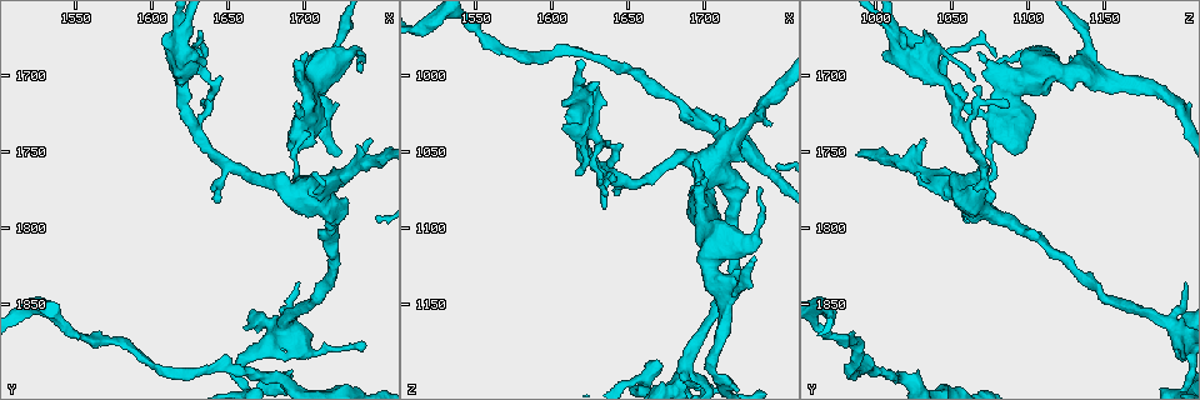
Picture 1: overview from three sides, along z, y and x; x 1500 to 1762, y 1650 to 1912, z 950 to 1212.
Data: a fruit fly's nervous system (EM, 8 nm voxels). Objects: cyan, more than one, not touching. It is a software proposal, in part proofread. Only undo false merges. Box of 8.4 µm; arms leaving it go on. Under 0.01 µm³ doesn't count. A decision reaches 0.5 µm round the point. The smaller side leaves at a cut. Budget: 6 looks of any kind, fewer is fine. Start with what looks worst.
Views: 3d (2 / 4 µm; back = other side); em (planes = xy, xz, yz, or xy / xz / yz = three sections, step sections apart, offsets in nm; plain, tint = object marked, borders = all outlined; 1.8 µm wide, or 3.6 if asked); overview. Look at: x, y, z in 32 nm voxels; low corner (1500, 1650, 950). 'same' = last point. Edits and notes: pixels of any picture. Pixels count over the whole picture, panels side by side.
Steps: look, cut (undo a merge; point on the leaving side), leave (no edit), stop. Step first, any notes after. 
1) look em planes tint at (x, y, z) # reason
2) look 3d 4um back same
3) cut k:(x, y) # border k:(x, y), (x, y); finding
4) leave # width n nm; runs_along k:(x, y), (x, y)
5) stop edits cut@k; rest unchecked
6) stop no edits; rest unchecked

look em planes tint at (1684, 1866, 1200) # sharp bend

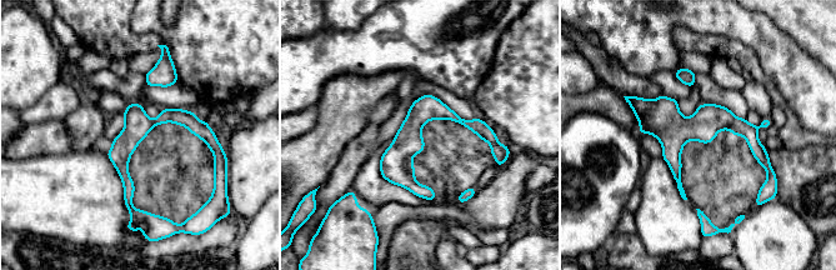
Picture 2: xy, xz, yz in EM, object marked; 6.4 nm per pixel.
leave # runs_along 2:(636, 100), (667, 124), (735, 124), (769, 168); one neuron here

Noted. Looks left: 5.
look 3d 2um at (1696, 1734, 1086) # a narrow waist

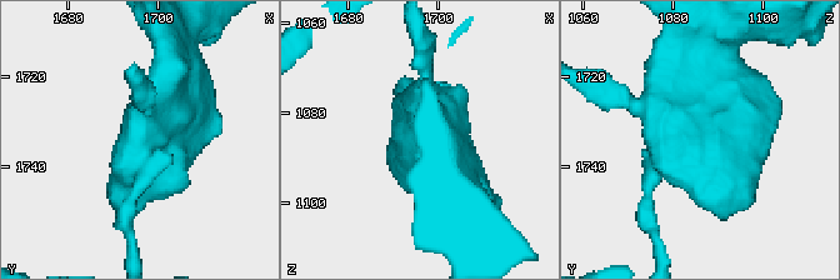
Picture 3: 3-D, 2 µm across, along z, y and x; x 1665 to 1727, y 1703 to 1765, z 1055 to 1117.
look em 3.6um planes plain at (1696, 1735, 1085)

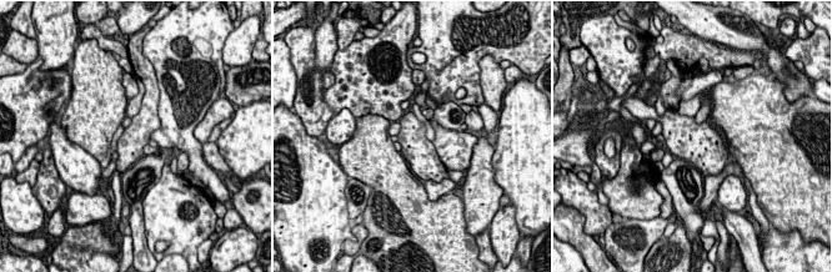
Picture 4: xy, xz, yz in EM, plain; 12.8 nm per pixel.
look em 3.6um planes tint same # with the object marked

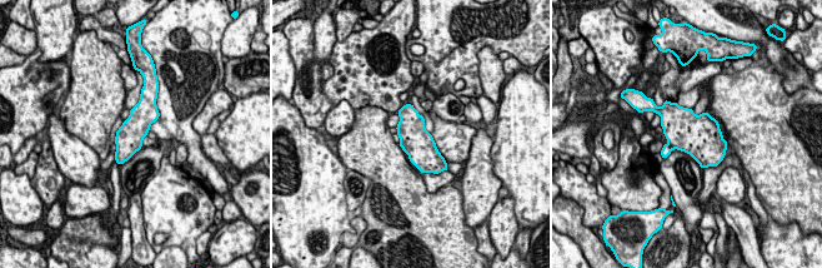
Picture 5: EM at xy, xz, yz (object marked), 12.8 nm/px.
cut 5:(683, 132) # a second neuron is stuck on

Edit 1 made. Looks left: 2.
look em xy step 4 tint at (1618, 1672, 1010) # three-way junction

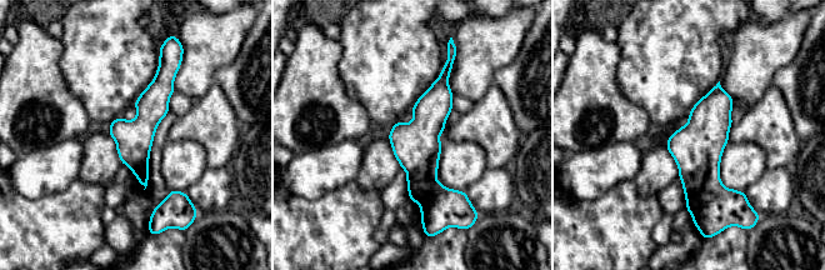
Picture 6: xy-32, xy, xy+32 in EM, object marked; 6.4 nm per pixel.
leave # width 240 nm; runs_along 6:(446, 73), (425, 128), (426, 213); all the same neuron

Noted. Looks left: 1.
stop edits cut@5; rest unchecked

